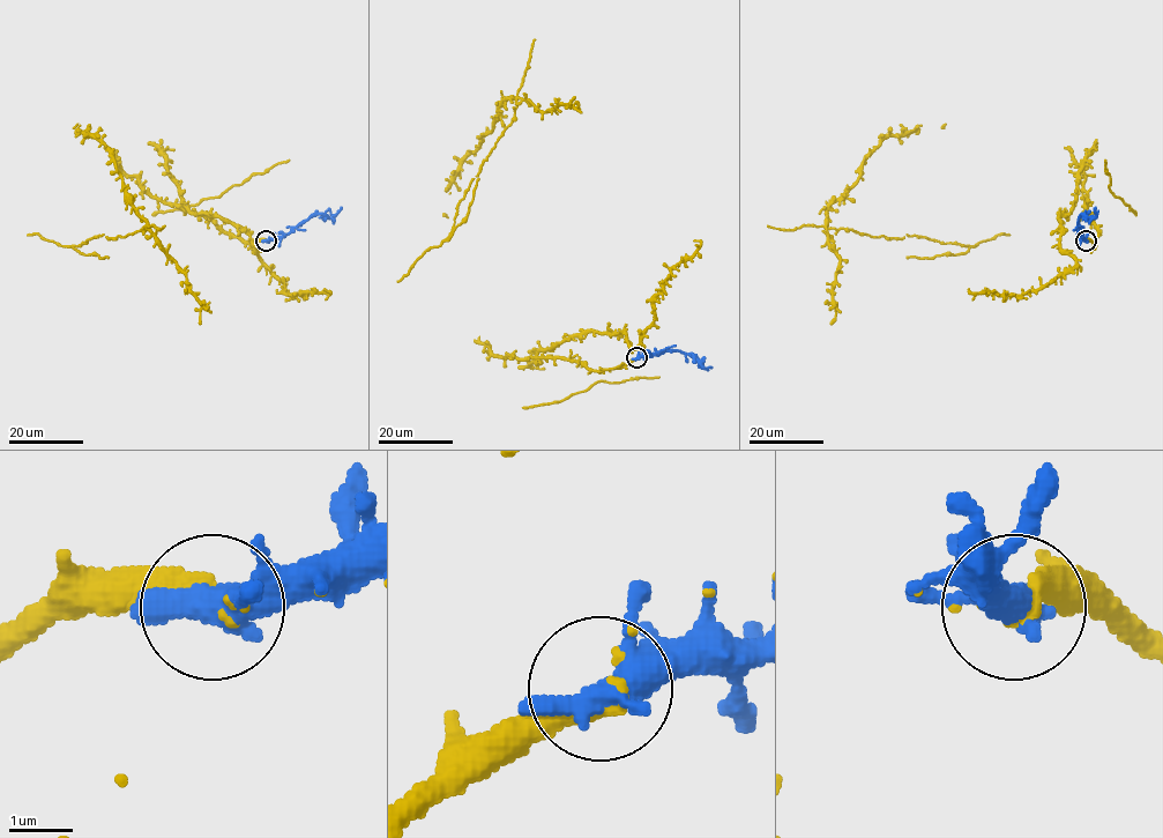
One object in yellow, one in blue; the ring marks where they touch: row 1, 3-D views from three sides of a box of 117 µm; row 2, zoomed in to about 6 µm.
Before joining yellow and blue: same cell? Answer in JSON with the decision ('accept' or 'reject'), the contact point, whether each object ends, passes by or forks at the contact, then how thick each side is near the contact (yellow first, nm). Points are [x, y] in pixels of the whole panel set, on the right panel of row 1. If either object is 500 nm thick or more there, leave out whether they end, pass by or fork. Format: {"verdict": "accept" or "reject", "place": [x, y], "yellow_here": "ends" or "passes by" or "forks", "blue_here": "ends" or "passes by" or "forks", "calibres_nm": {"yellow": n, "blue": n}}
{"verdict": "accept", "place": [1086, 240], "yellow_here": "ends", "blue_here": "forks", "calibres_nm": {"yellow": 150, "blue": 380}}

